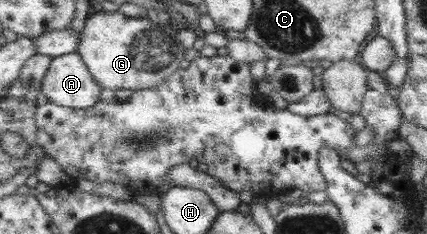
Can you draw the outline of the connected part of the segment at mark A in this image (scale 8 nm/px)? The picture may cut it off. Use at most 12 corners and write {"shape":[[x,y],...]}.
{"shape":[[78,52],[54,57],[49,103],[89,109],[101,87]]}

